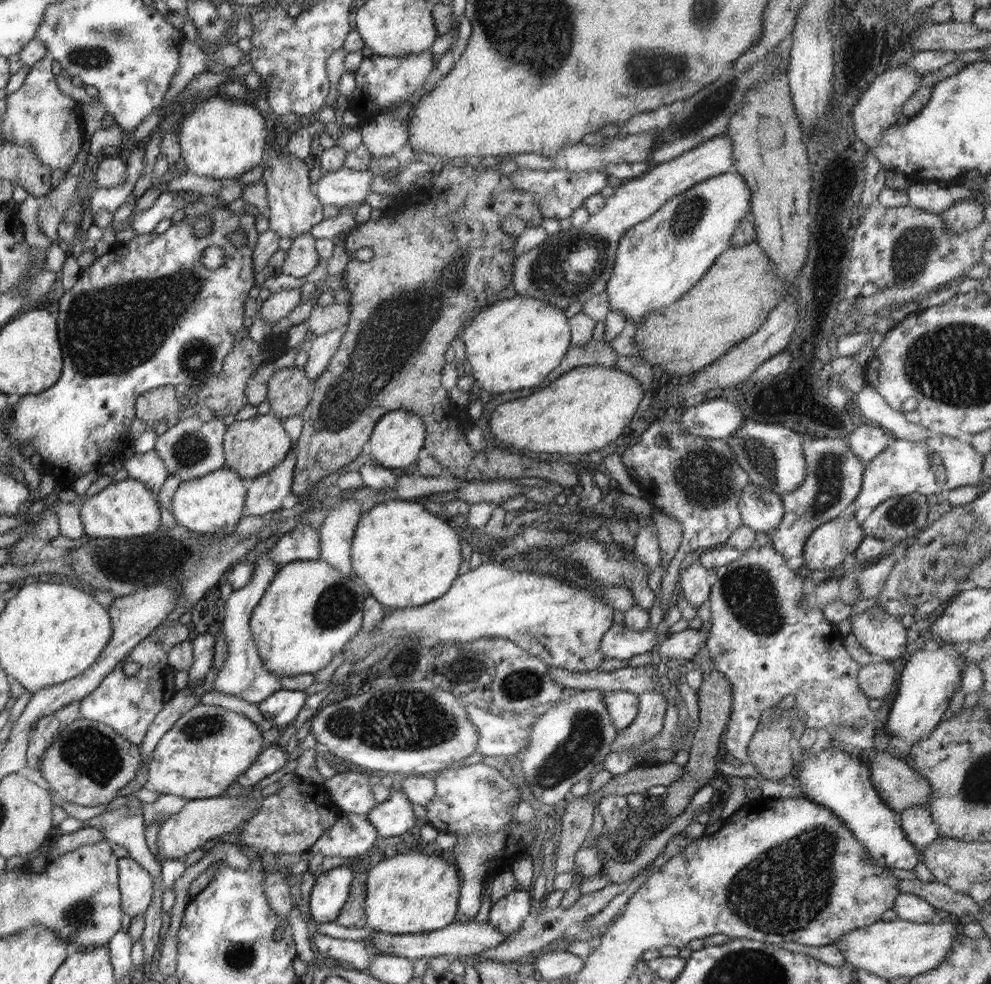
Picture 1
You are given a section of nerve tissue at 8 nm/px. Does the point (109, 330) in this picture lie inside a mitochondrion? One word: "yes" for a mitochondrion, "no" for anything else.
yes

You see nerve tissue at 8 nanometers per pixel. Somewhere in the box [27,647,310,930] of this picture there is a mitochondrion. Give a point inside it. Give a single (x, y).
(91, 752)

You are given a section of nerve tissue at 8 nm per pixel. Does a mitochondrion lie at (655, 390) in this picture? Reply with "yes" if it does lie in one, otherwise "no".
no

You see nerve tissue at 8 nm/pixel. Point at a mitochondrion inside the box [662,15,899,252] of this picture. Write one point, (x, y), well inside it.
(689, 214)

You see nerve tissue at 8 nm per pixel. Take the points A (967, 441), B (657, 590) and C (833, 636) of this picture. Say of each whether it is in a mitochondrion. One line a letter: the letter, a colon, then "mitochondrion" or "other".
A: other
B: other
C: other

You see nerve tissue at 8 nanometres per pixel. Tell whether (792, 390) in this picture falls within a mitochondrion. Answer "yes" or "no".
no

